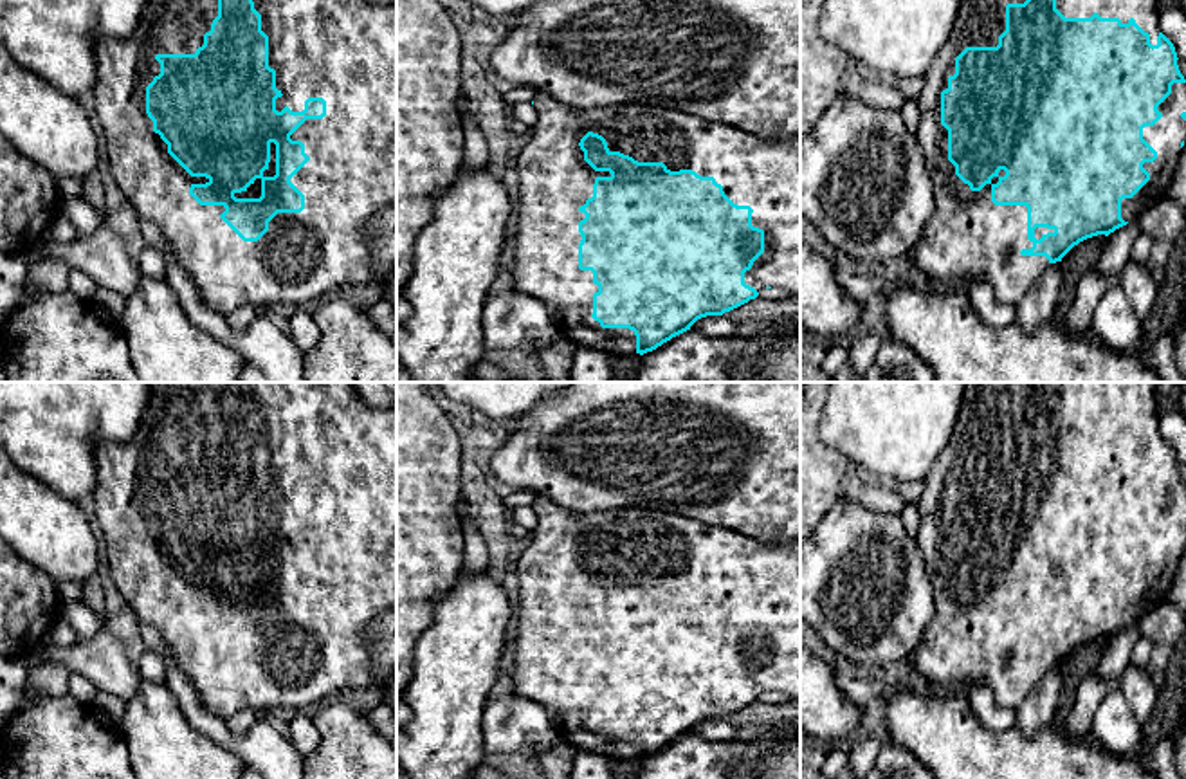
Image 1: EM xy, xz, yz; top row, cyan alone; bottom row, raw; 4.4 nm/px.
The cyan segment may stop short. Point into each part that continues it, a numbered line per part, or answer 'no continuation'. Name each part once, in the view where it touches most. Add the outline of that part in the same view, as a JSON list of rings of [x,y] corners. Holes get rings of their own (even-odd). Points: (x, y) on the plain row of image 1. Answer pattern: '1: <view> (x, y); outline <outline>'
1: xy (325, 444); outline [[[151,382],[146,413],[137,433],[126,444],[101,442],[96,447],[97,485],[92,494],[94,514],[92,521],[99,534],[105,555],[110,564],[114,584],[124,597],[130,611],[141,624],[151,626],[160,633],[175,665],[189,678],[196,689],[204,707],[229,719],[243,709],[252,709],[260,714],[296,714],[312,710],[314,707],[333,700],[346,691],[366,689],[373,683],[375,655],[369,651],[369,624],[389,609],[397,609],[397,409],[377,409],[368,406],[353,382]],[[233,386],[252,402],[254,413],[261,418],[261,435],[269,440],[269,471],[276,474],[276,492],[283,498],[276,503],[276,514],[288,510],[292,516],[303,516],[308,501],[323,501],[326,505],[326,519],[323,523],[306,523],[292,539],[292,545],[305,548],[305,557],[310,564],[290,582],[290,586],[305,599],[305,613],[301,617],[278,617],[269,626],[269,635],[258,646],[243,646],[222,622],[224,609],[200,609],[191,599],[193,588],[205,588],[205,581],[191,581],[169,557],[168,548],[153,536],[153,525],[146,518],[146,490],[160,478],[157,458],[195,458],[204,449],[204,438],[211,435],[213,424],[218,420],[218,393],[222,388]]]

